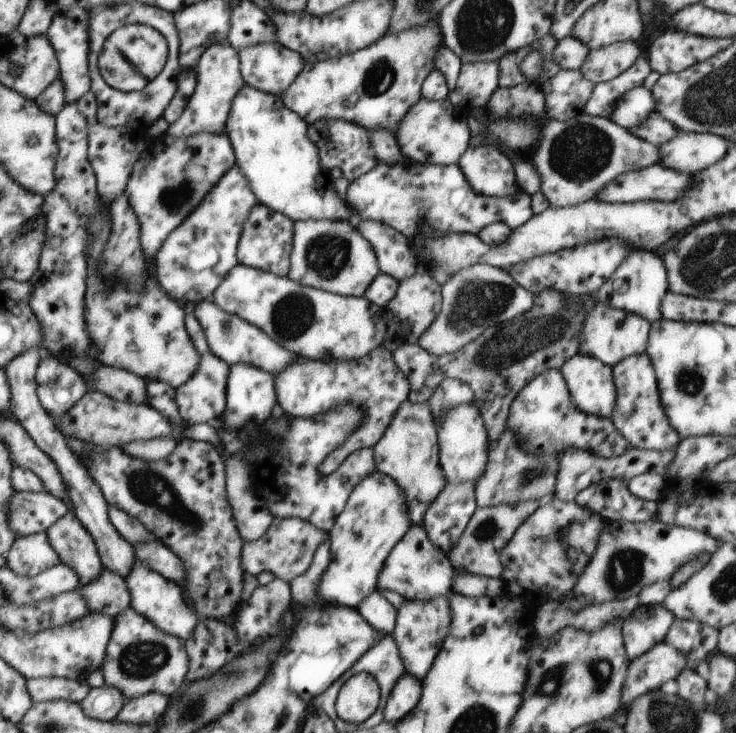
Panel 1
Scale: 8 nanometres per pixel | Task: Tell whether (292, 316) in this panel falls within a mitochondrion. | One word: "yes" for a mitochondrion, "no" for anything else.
yes

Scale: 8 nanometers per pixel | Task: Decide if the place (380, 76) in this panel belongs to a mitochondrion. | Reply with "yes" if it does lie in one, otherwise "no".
yes

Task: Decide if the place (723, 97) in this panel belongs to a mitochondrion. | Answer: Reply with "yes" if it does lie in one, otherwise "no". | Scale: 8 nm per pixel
yes

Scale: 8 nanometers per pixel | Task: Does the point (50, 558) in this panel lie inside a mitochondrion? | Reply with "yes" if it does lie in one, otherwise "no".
no

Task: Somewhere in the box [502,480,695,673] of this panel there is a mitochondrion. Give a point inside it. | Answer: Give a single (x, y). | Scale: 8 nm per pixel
(628, 565)

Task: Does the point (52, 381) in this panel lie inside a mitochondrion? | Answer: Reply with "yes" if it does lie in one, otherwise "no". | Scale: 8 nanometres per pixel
yes

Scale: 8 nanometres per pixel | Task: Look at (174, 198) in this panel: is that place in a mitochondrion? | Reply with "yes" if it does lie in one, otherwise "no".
yes

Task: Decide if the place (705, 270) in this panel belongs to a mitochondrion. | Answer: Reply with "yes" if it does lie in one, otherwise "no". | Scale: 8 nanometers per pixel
yes

